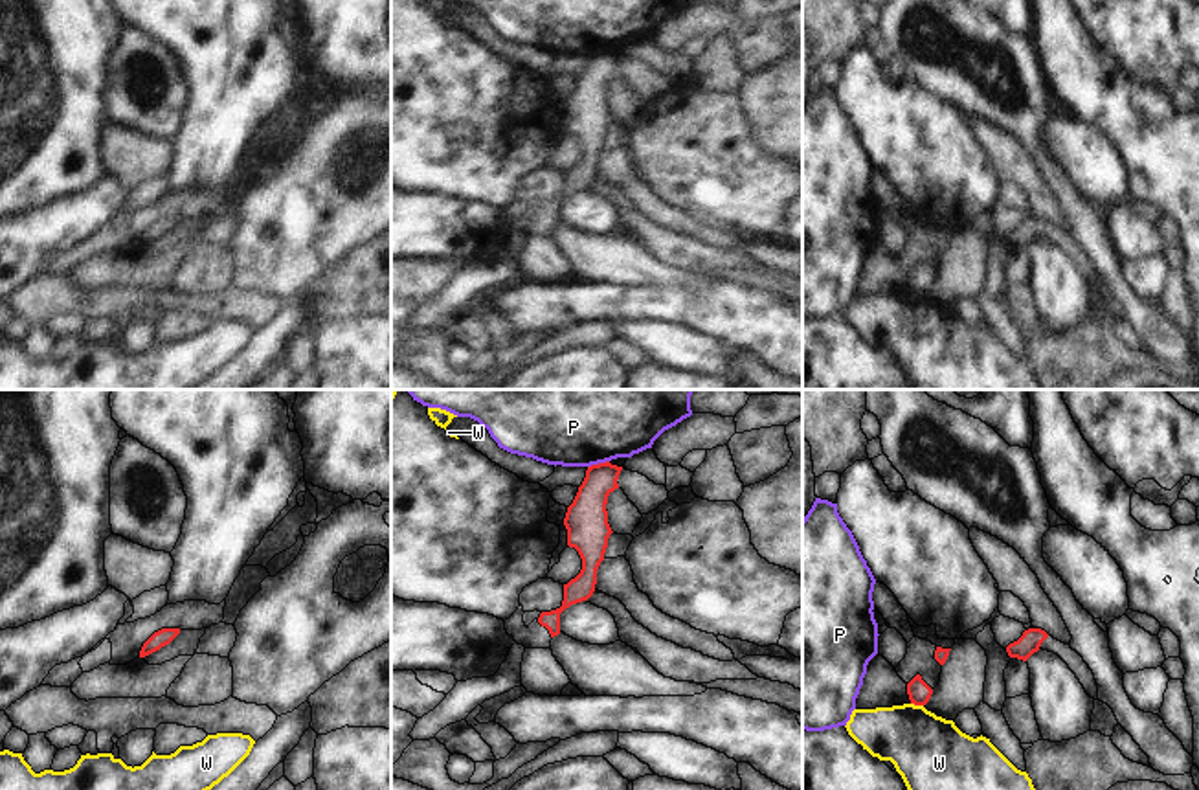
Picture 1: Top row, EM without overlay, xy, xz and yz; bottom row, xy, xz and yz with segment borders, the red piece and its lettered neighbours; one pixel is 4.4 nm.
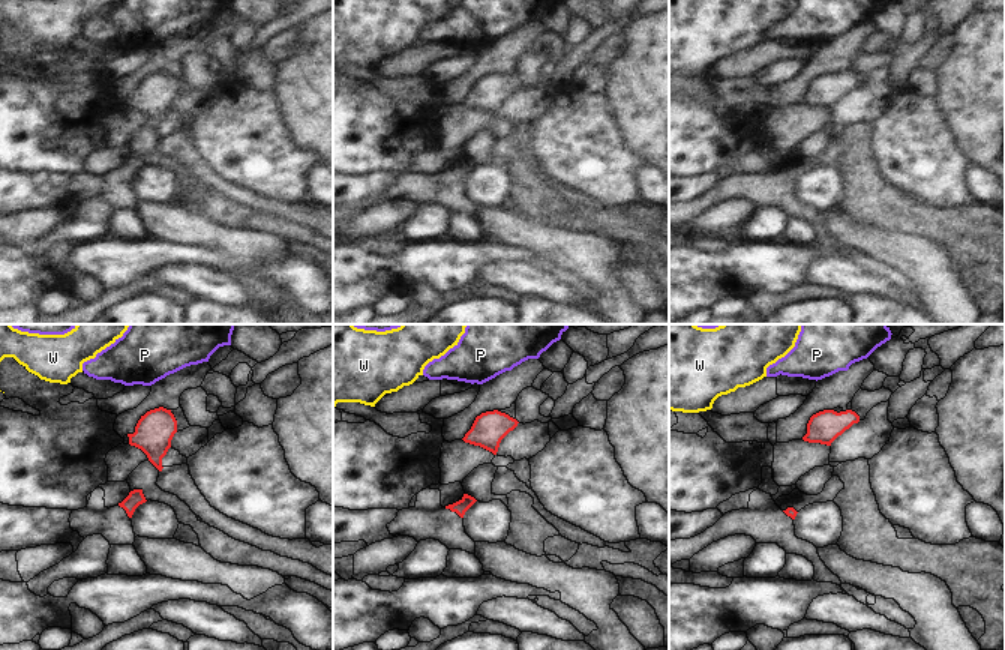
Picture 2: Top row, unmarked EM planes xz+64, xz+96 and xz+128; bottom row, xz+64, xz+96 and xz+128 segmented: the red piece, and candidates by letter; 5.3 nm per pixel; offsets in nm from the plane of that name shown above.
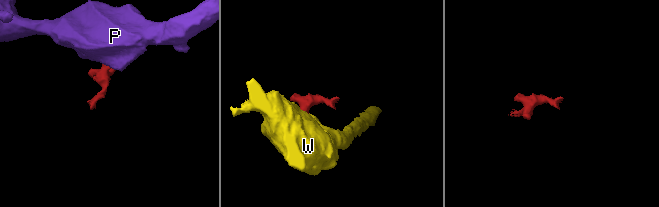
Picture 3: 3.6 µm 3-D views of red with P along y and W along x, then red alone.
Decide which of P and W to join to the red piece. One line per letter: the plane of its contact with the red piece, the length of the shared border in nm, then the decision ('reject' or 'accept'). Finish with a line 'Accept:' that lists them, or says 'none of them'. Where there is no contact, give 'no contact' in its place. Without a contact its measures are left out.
P: xz | 100 nm | reject
W: yz | 60 nm | reject
Accept: none of them

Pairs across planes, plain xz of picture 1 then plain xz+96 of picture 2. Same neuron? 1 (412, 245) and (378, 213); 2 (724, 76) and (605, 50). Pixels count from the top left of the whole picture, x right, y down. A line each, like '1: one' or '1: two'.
1: two
2: two

